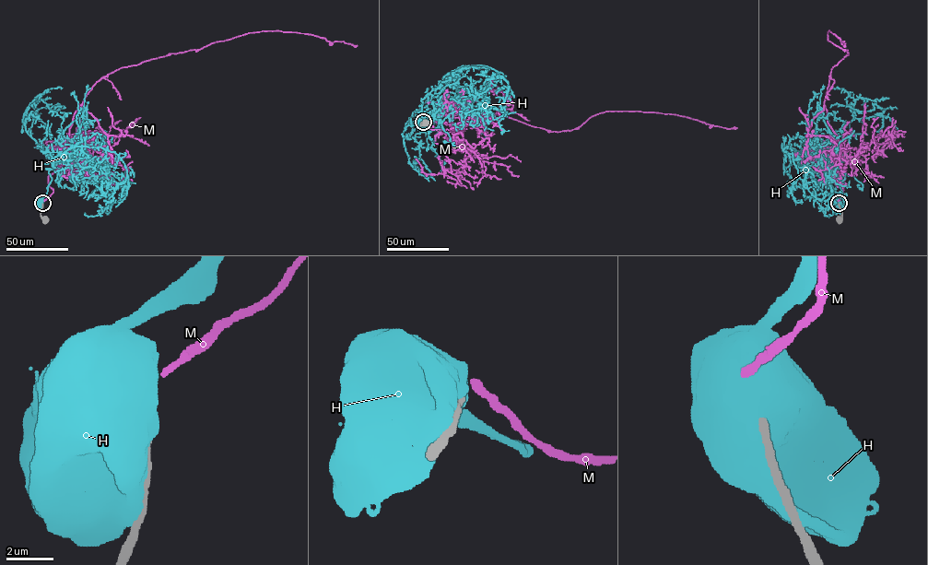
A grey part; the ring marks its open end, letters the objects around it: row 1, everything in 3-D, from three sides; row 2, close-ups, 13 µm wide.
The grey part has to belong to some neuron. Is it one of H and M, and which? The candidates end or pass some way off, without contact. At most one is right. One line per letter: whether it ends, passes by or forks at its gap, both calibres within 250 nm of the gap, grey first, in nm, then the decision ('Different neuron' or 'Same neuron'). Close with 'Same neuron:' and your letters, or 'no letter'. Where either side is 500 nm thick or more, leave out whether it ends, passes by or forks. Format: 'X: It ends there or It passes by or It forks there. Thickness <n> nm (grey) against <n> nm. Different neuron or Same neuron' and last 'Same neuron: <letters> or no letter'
H: Thickness 280 nm (grey) against 900 nm. Different neuron
M: It ends there. Thickness 280 nm (grey) against 340 nm. Different neuron
Same neuron: no letter

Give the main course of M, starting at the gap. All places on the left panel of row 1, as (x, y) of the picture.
M: (43, 201), (53, 192), (48, 176), (76, 157), (69, 138), (75, 111), (108, 74), (262, 30), (357, 45)

